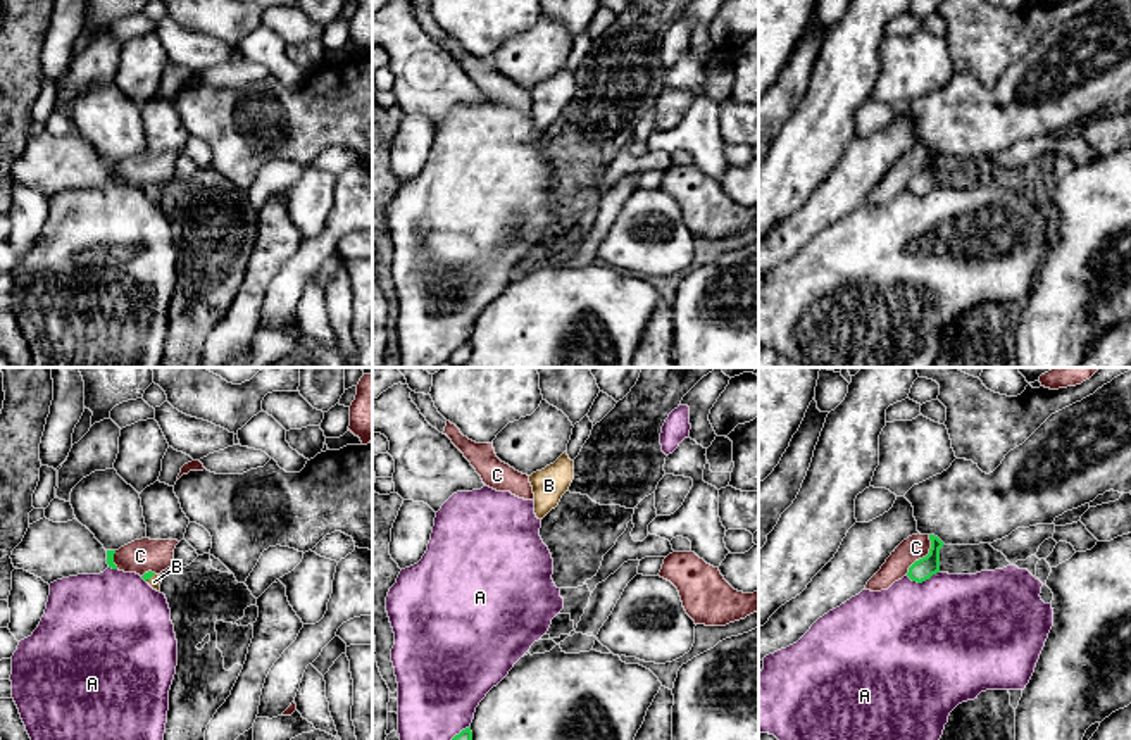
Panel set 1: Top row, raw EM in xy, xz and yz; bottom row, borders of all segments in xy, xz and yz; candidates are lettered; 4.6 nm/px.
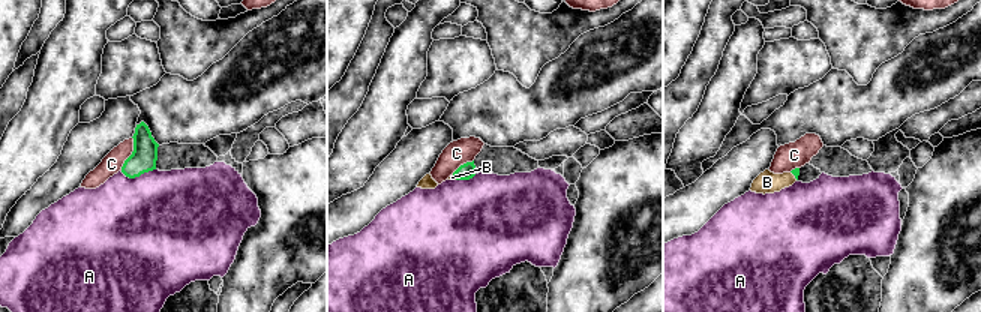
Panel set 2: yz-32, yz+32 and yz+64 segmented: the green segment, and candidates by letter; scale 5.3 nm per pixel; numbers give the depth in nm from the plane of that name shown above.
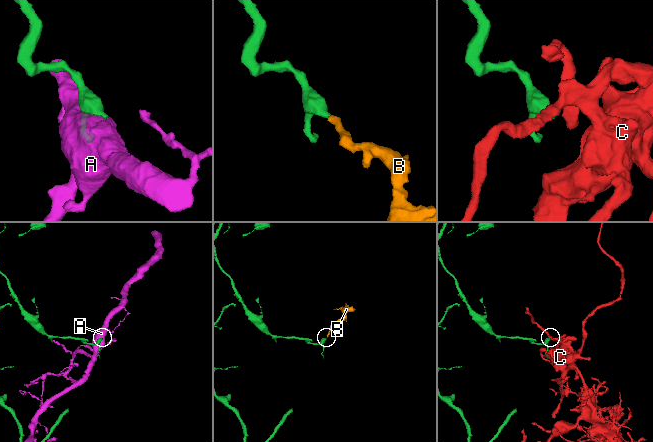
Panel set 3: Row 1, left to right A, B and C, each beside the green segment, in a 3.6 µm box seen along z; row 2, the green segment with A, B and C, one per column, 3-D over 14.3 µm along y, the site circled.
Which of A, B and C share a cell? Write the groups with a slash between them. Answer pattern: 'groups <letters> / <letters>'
groups A / B / C

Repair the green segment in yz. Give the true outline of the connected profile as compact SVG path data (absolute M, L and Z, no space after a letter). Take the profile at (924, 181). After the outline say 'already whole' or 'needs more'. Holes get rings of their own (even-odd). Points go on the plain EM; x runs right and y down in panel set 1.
M929 148L931 162L929 167L919 174L915 174L907 190L912 195L922 197L929 193L933 188L940 186L940 162L945 159L938 150Z; already whole

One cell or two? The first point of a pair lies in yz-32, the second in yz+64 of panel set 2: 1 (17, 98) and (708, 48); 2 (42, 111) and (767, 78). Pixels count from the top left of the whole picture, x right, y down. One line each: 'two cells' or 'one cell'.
1: one cell
2: two cells

